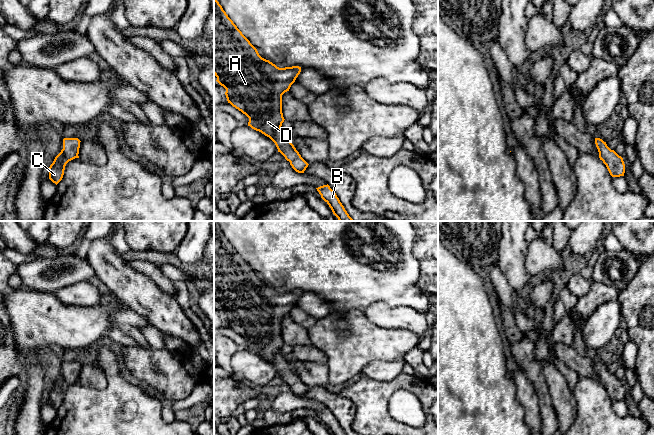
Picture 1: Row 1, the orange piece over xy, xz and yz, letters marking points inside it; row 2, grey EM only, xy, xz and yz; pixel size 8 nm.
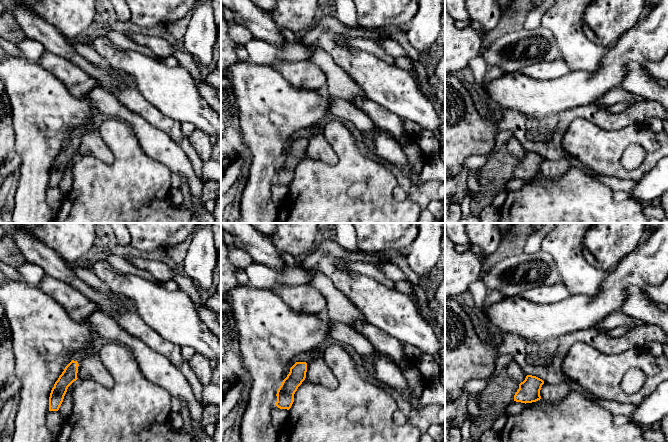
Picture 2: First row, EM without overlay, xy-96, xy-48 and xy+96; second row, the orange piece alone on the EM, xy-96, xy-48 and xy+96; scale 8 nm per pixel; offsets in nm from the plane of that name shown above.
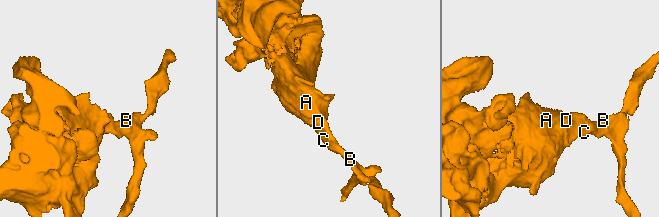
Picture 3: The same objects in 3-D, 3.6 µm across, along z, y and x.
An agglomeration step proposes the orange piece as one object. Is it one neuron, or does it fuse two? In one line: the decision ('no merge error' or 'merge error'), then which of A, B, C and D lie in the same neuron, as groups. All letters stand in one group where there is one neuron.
no merge error | A B C D

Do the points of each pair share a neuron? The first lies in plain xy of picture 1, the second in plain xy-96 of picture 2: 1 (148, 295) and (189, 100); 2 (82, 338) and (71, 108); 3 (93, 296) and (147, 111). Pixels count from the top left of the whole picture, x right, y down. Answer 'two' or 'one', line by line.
1: one
2: one
3: two

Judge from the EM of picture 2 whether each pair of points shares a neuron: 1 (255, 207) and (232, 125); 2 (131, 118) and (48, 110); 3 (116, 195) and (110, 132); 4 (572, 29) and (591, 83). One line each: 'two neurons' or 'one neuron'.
1: two neurons
2: two neurons
3: one neuron
4: two neurons

